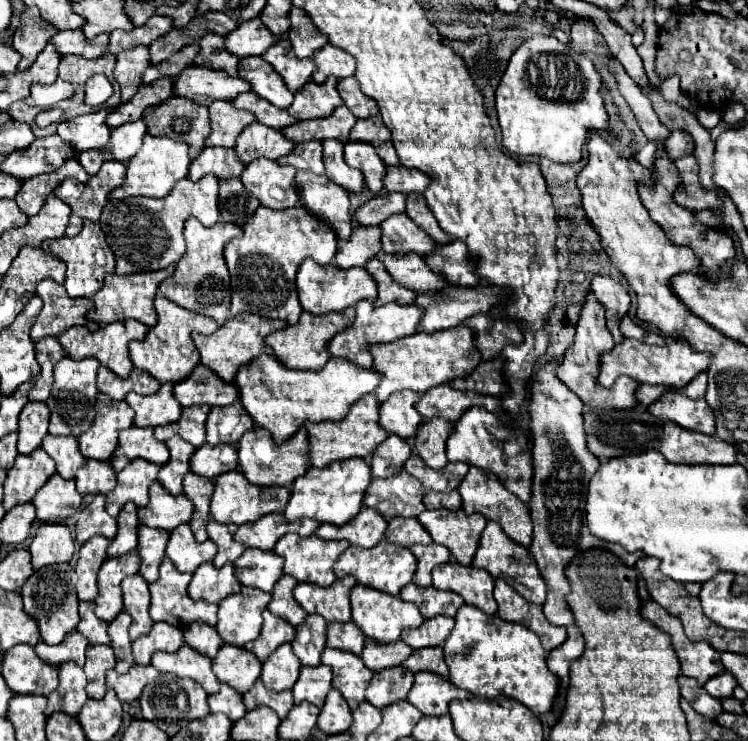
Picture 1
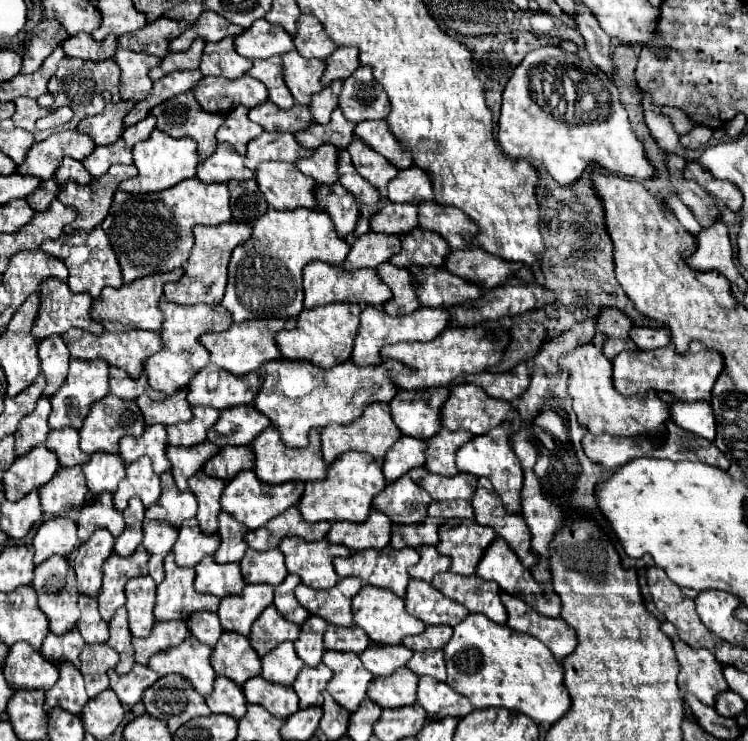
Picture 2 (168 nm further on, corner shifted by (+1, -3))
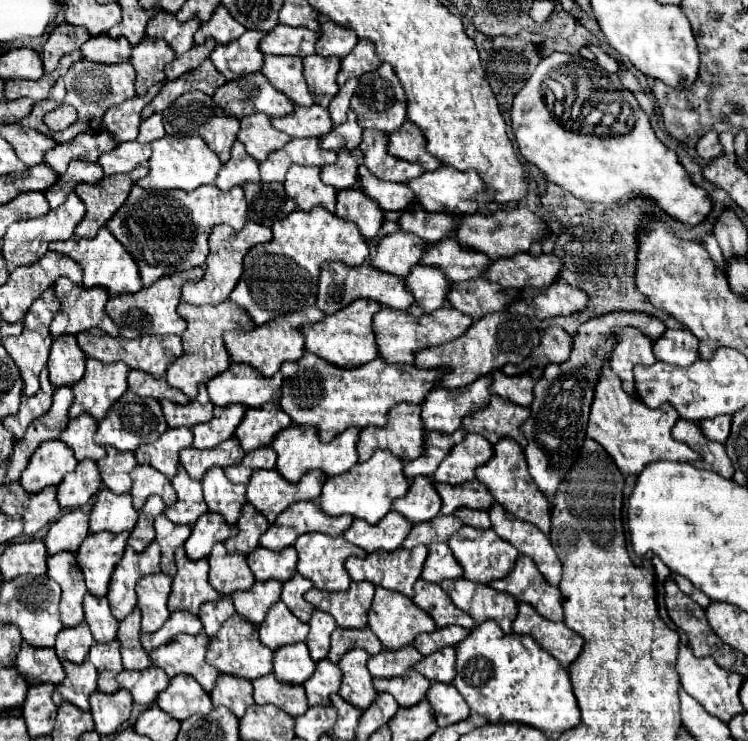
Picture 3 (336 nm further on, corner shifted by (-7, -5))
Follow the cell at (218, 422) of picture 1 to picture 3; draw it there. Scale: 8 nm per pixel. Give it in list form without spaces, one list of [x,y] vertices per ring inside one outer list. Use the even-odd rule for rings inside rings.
[[[269,401],[265,407],[245,411],[245,419],[241,421],[241,427],[237,427],[235,437],[241,441],[245,451],[255,451],[257,447],[269,445],[279,431],[291,425],[293,421],[285,415],[285,411],[281,411],[279,403]]]

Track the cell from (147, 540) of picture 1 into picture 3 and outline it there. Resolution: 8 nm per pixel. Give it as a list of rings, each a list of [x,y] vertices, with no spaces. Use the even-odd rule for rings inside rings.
[[[159,515],[155,519],[155,529],[157,529],[155,541],[161,545],[161,571],[173,577],[175,575],[173,553],[177,547],[181,547],[189,539],[191,525],[175,525],[165,515]]]

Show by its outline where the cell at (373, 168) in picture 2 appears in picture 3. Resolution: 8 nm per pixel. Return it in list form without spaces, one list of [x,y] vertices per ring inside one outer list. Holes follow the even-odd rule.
[[[363,131],[361,151],[365,153],[365,165],[373,175],[381,177],[383,181],[393,183],[409,183],[411,179],[425,173],[419,163],[405,163],[387,151],[389,137],[383,131]]]

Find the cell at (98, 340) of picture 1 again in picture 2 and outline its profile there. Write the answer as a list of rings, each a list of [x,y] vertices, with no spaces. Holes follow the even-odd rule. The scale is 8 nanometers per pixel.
[[[69,329],[67,333],[63,333],[63,341],[71,353],[71,357],[77,359],[103,359],[107,363],[111,363],[113,367],[119,367],[123,371],[129,373],[129,377],[137,379],[143,373],[143,363],[157,353],[157,349],[161,349],[161,339],[157,331],[143,331],[143,329],[131,329],[131,331],[123,331],[123,333],[109,333],[103,331],[101,335],[93,335],[89,331],[83,329]]]

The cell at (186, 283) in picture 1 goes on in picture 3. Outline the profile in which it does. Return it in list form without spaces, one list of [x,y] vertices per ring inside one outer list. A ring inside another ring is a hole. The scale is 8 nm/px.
[[[249,221],[239,233],[233,231],[229,225],[219,225],[213,229],[213,233],[209,235],[209,259],[207,259],[207,271],[205,277],[199,281],[189,281],[183,287],[183,299],[191,305],[215,305],[221,303],[229,297],[229,293],[235,289],[241,273],[243,273],[243,257],[247,255],[247,251],[257,245],[257,243],[267,243],[273,239],[273,233],[269,227],[259,225]]]

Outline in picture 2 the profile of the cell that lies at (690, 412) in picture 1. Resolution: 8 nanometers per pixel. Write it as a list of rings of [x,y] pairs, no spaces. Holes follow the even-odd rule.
[[[675,401],[669,405],[669,413],[671,413],[671,421],[681,429],[713,441],[715,417],[707,401],[693,401],[693,403]]]

